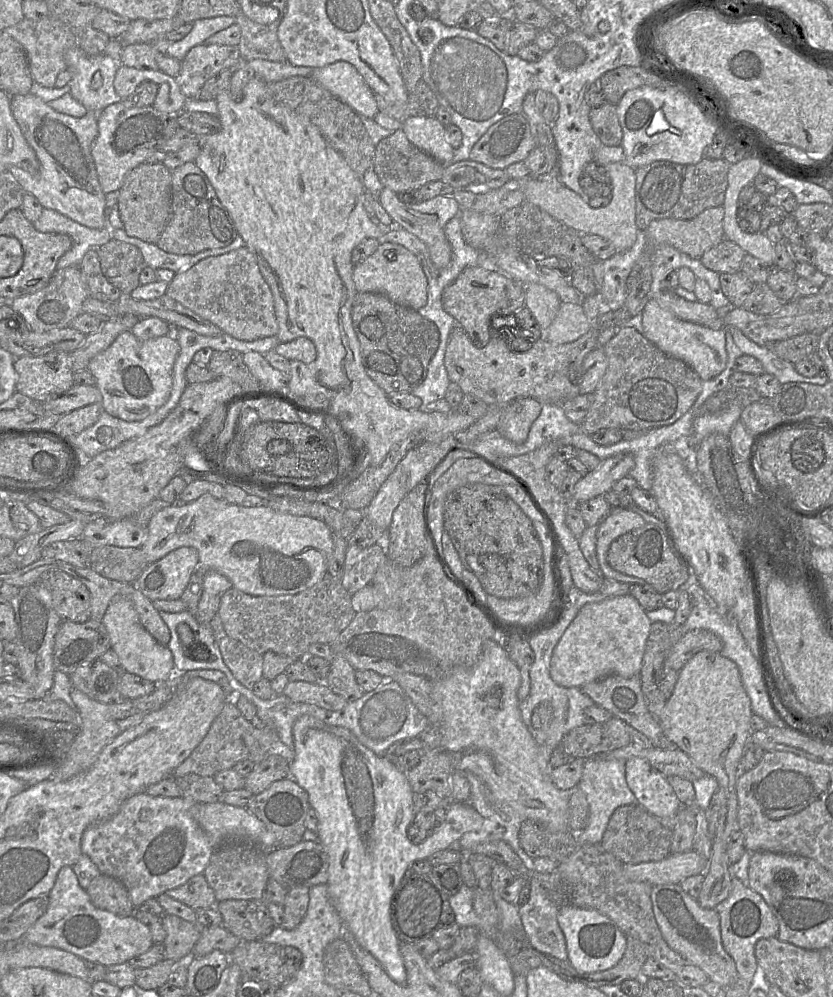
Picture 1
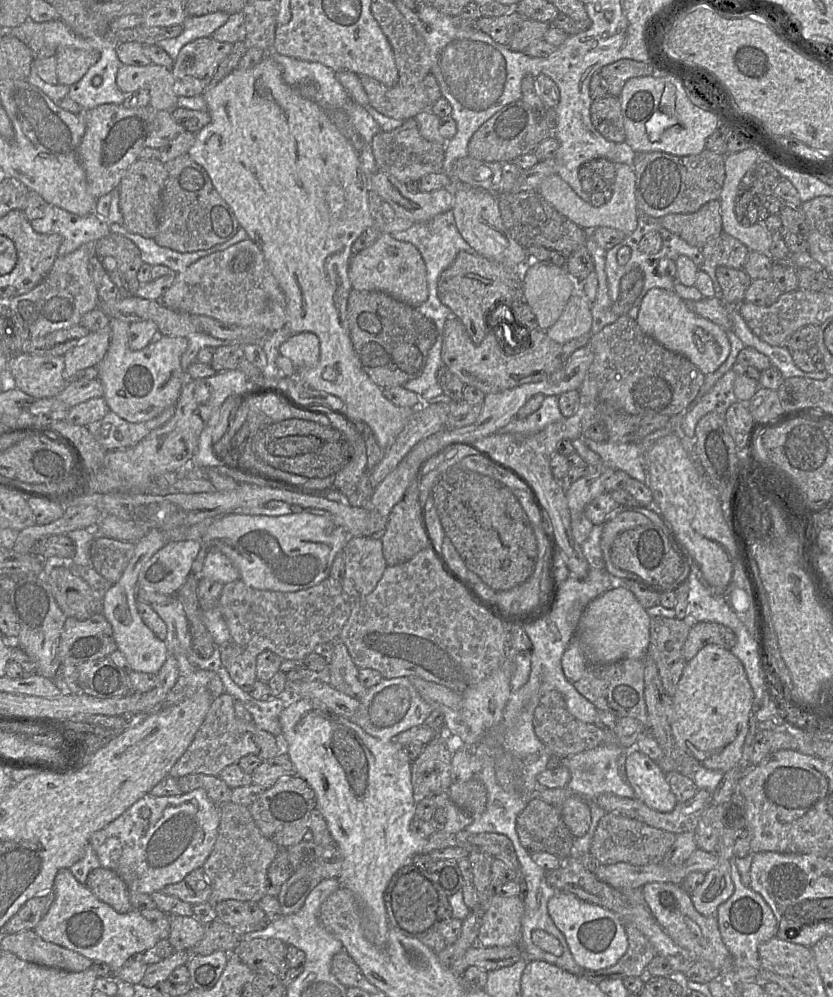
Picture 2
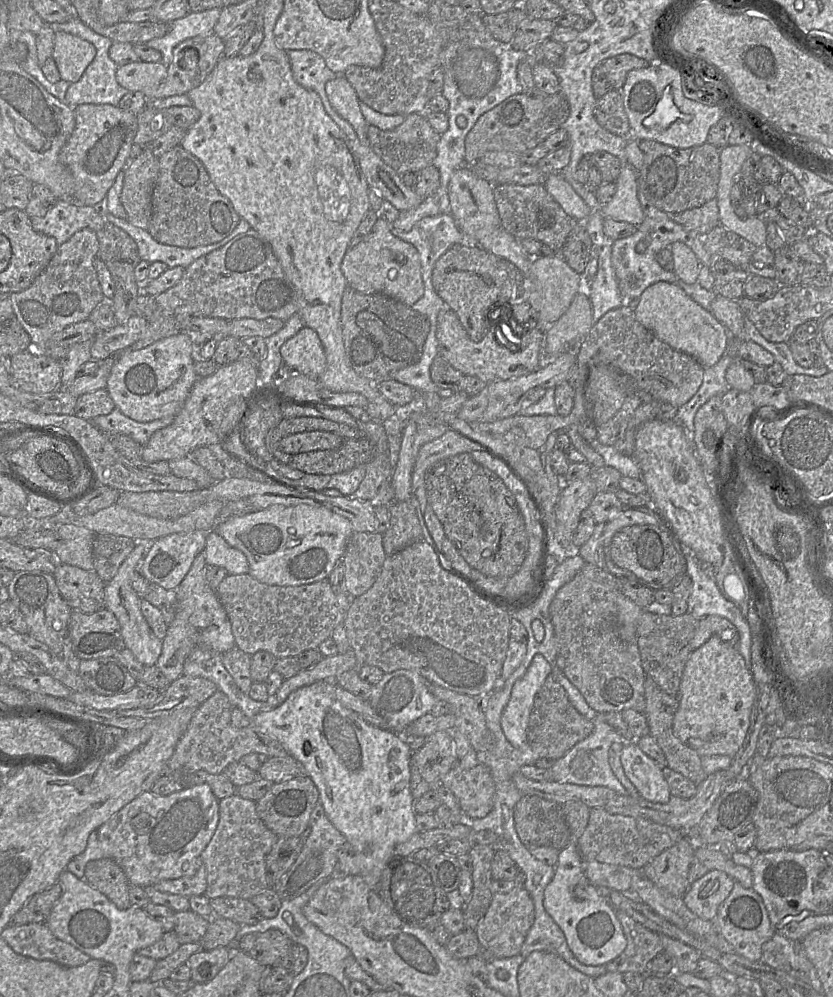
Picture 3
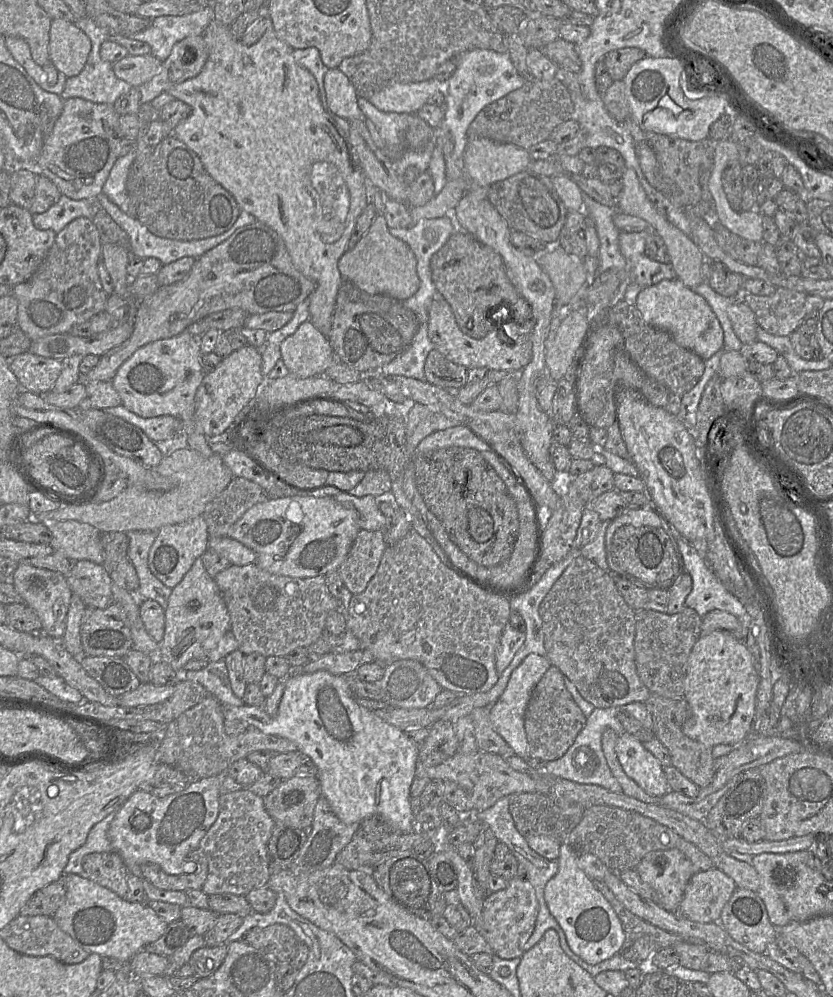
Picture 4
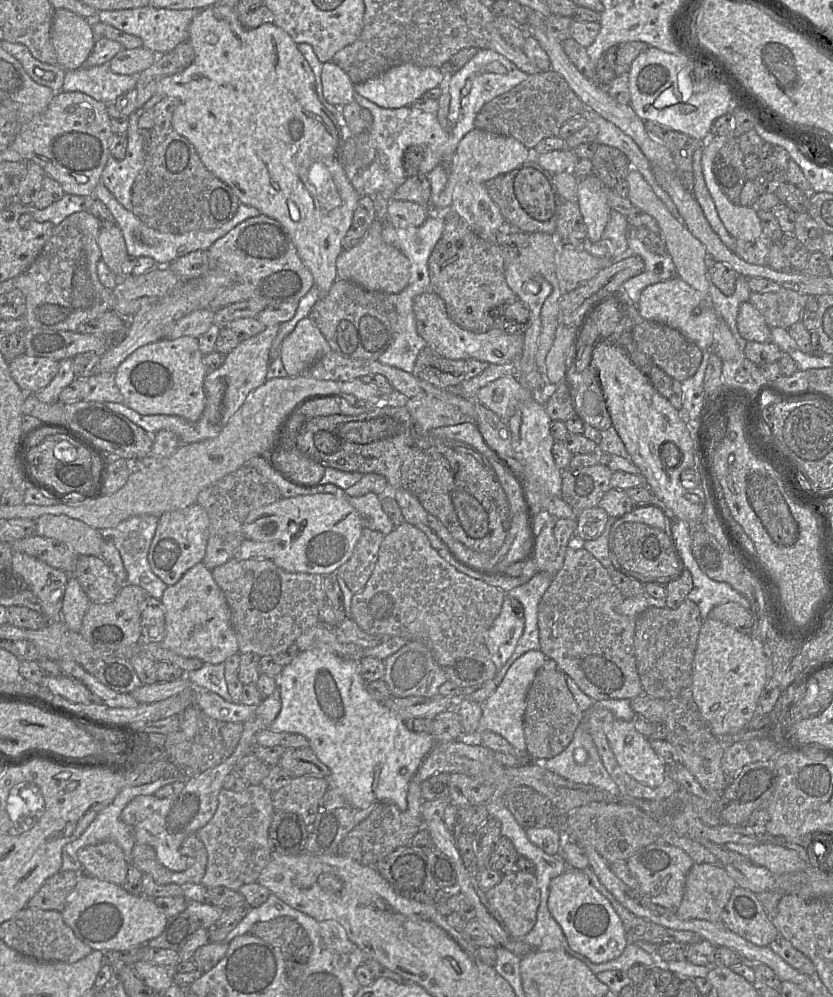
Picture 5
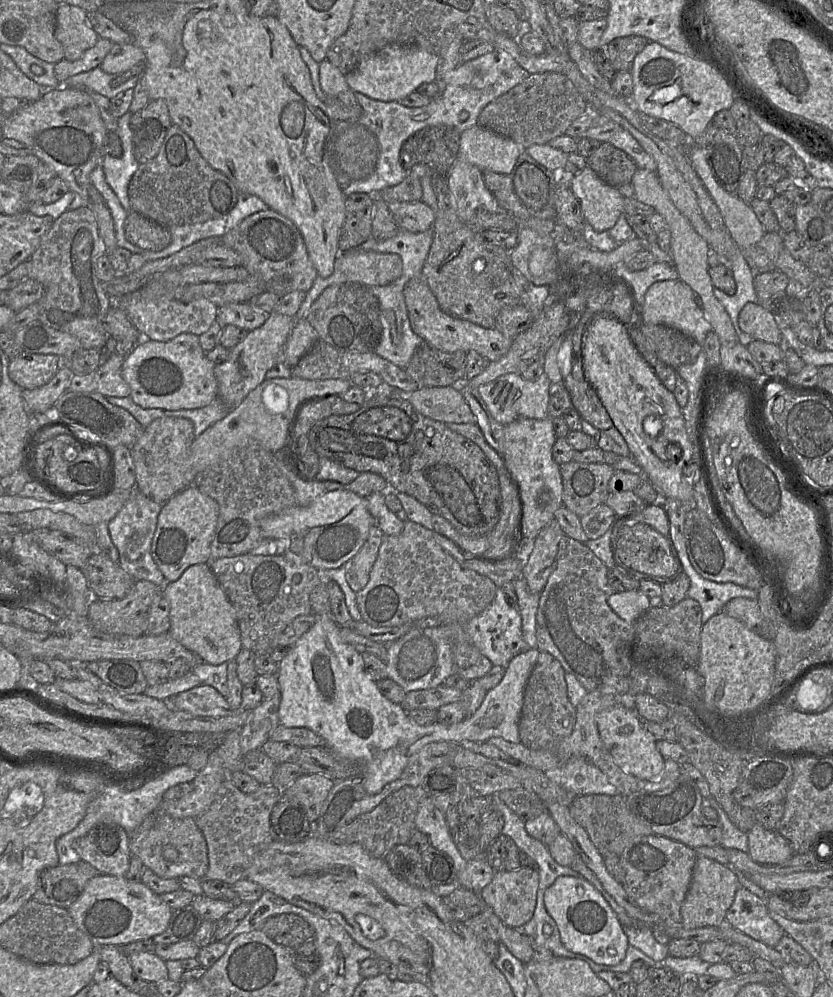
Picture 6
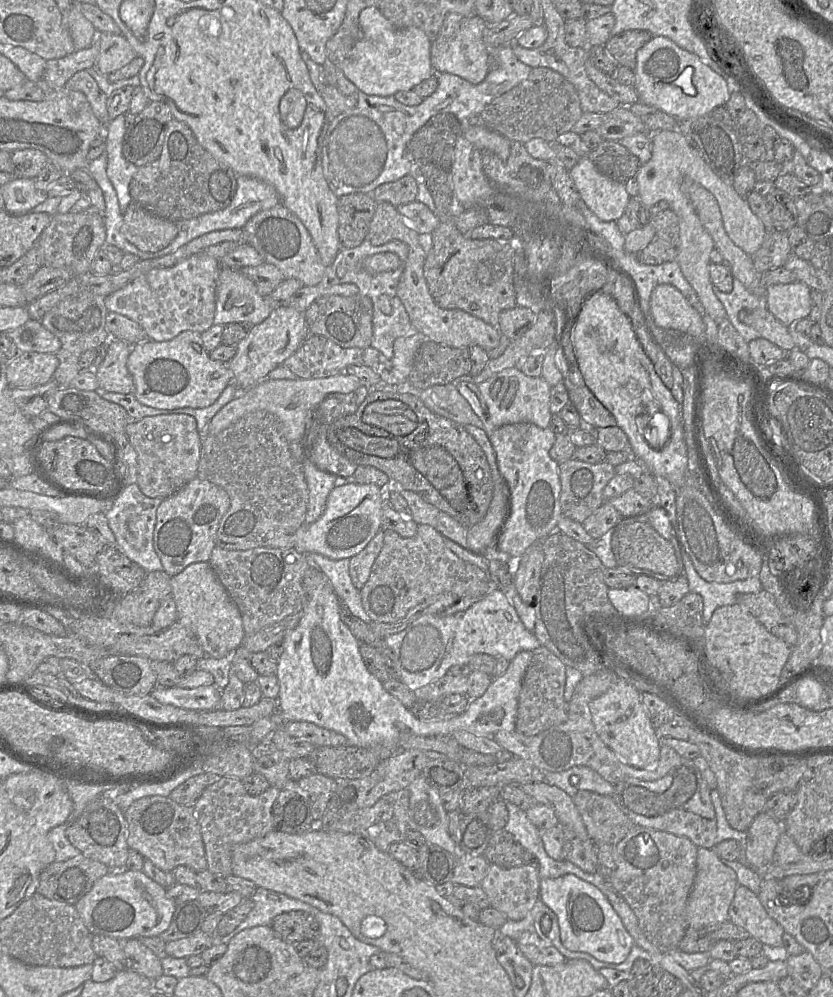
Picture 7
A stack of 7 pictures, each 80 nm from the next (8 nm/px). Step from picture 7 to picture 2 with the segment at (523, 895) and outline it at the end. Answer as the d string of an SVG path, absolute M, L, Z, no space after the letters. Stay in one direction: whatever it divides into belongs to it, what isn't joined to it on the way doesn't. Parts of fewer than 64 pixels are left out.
M494 895L484 914L478 933L478 943L484 947L519 945L522 937L524 901L520 896Z

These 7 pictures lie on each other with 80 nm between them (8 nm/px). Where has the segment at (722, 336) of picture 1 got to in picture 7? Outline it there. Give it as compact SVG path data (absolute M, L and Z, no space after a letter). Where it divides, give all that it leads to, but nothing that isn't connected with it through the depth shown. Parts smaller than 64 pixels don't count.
M670 284L656 286L650 297L650 313L661 328L680 331L700 342L704 336L703 314Z

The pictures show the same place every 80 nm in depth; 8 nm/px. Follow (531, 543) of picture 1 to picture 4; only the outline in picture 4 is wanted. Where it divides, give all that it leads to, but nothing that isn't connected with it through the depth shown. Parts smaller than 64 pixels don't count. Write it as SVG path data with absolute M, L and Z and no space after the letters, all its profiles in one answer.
M463 447L442 448L422 455L416 455L415 451L415 456L411 457L410 461L412 461L414 465L415 482L417 489L422 495L427 509L430 510L437 517L437 519L441 522L441 524L447 531L451 541L454 542L461 551L463 551L471 560L473 560L477 564L486 567L500 564L501 562L509 558L513 551L519 529L517 506L502 479L497 475L495 470L488 464L488 462L482 457L479 451Z

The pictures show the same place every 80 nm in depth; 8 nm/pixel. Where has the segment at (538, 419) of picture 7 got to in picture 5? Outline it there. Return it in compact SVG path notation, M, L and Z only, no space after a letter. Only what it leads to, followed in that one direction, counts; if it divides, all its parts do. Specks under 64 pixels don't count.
M502 377L481 388L475 401L500 418L507 419L518 404L532 396L515 377Z

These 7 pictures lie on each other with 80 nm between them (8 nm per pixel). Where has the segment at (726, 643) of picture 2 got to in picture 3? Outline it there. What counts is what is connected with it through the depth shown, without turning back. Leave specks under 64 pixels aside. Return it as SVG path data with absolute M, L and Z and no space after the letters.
M709 615L698 623L694 636L690 641L691 652L703 645L712 636L719 636L731 645L736 645L739 640L736 627L728 619L717 615Z

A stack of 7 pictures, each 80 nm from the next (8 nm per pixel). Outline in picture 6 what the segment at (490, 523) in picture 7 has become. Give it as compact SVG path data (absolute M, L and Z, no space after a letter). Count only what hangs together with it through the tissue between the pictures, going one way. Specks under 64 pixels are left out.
M448 423L446 426L452 431L464 436L465 438L474 442L482 452L487 456L489 461L493 464L496 469L499 487L500 487L500 496L501 496L501 506L499 519L492 531L485 535L481 536L468 536L460 533L455 529L455 527L444 517L440 515L433 514L432 524L433 530L451 541L453 541L460 549L461 553L473 559L476 555L488 552L491 556L498 556L500 559L512 558L515 556L520 547L521 547L521 538L519 534L519 519L521 510L521 499L518 487L514 480L512 479L509 471L507 470L502 456L497 453L485 440L481 430L476 424L456 424Z

